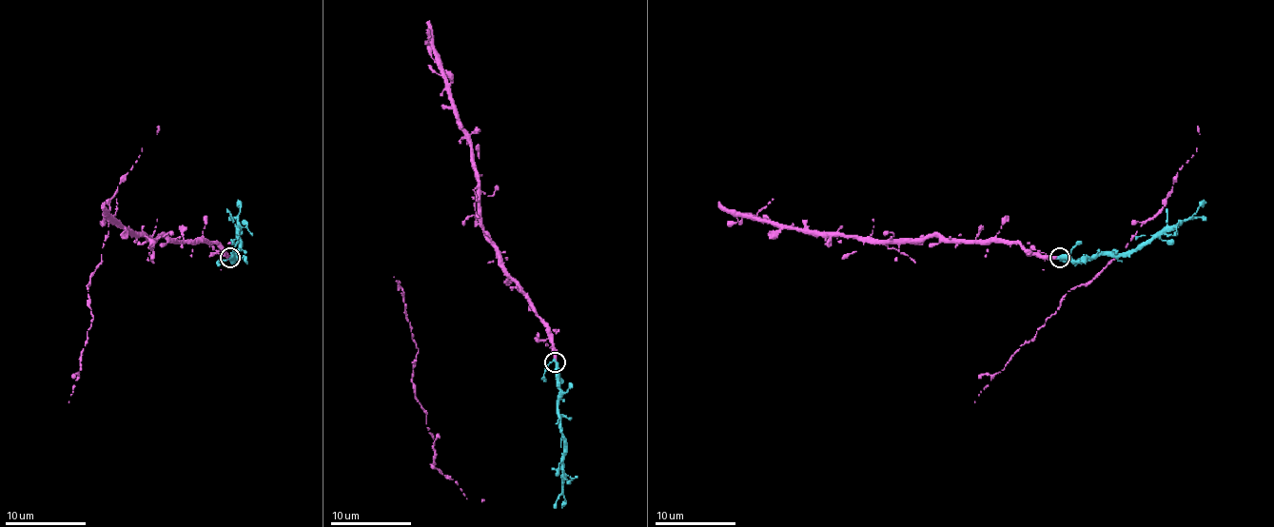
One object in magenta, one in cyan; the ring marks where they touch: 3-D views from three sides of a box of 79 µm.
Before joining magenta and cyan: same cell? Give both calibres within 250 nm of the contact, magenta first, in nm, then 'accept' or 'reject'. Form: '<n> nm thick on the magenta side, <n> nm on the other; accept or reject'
340 nm thick on the magenta side, 320 nm on the other; accept

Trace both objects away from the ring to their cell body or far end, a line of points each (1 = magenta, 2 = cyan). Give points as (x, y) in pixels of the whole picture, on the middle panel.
1: (554, 361), (554, 343), (481, 224), (480, 177), (469, 134), (459, 120), (428, 21)
2: (554, 361), (560, 432), (564, 442), (562, 505)

